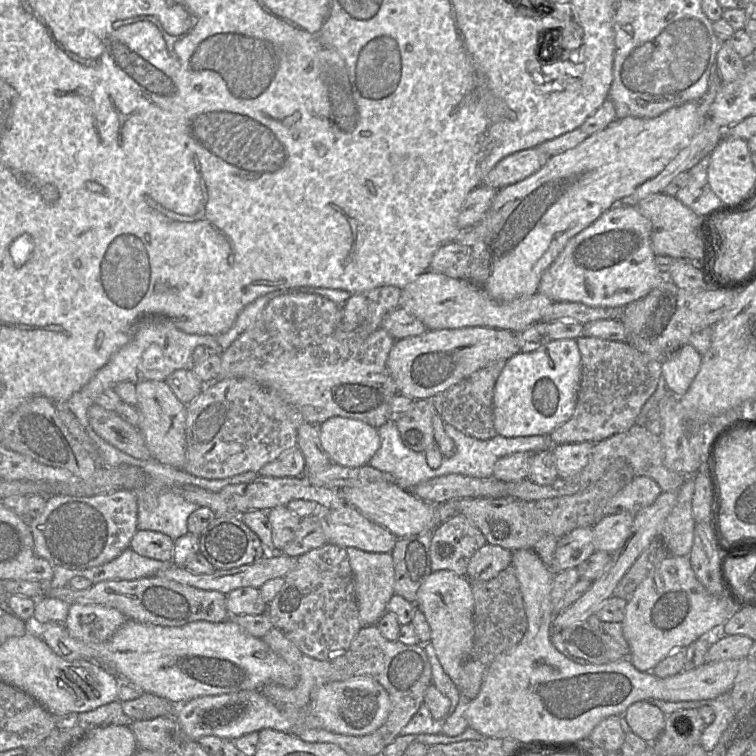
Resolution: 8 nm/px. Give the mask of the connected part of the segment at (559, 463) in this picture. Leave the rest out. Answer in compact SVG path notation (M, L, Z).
M589 442L554 445L551 452L558 477L571 477L581 471L589 461L593 445Z

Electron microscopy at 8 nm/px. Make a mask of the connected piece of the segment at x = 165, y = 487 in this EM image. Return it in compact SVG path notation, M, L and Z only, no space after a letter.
M99 444L101 452L101 466L100 467L119 467L123 464L136 466L144 470L150 476L150 483L148 486L138 491L133 491L137 497L138 506L138 530L151 530L164 533L171 539L176 540L188 533L187 520L190 514L199 506L197 504L188 502L179 494L179 488L185 485L194 485L210 492L218 493L228 485L236 485L241 483L249 483L259 475L259 472L244 472L232 477L224 479L205 479L195 477L187 473L183 469L175 468L170 465L163 464L155 458L148 460L136 459L132 456L127 456L119 451L116 447L111 447L107 444Z

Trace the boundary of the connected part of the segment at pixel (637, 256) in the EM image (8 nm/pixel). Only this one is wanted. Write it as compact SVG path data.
M617 205L572 237L542 274L538 292L552 302L578 302L589 307L624 308L646 296L663 280L651 245L651 223L637 207Z

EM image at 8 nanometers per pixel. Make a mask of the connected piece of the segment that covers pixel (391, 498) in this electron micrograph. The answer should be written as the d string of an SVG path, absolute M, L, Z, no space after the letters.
M378 481L340 489L346 505L355 508L372 522L390 531L397 538L405 538L423 531L434 531L437 524L437 511L434 504L420 500L394 482Z

